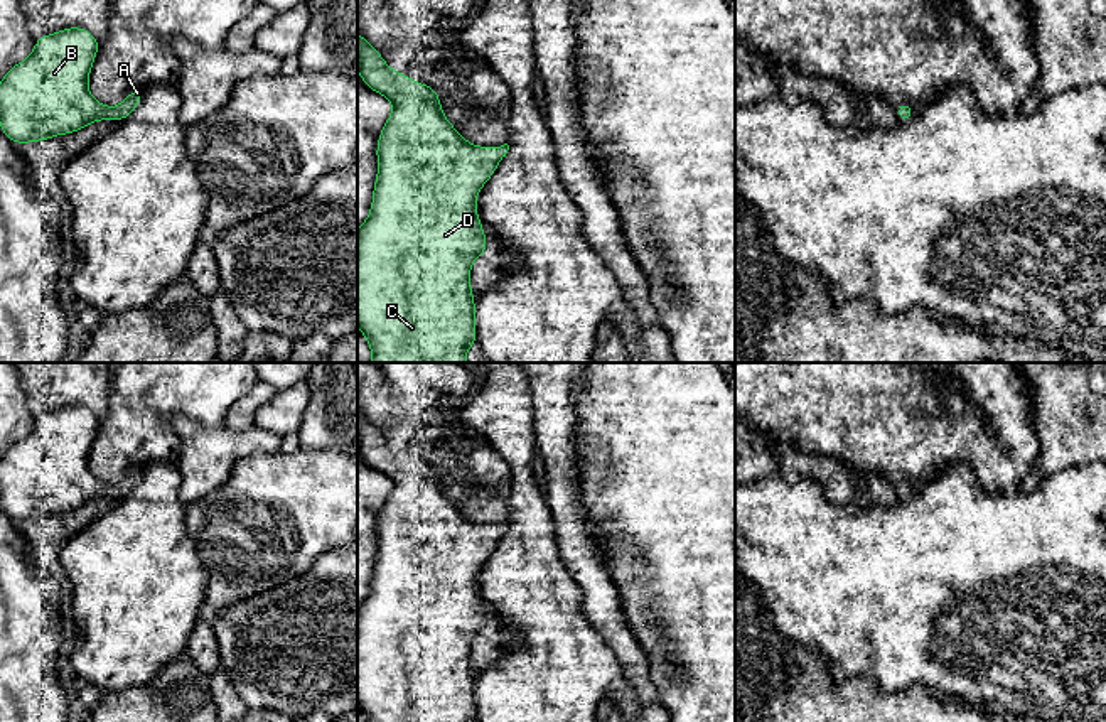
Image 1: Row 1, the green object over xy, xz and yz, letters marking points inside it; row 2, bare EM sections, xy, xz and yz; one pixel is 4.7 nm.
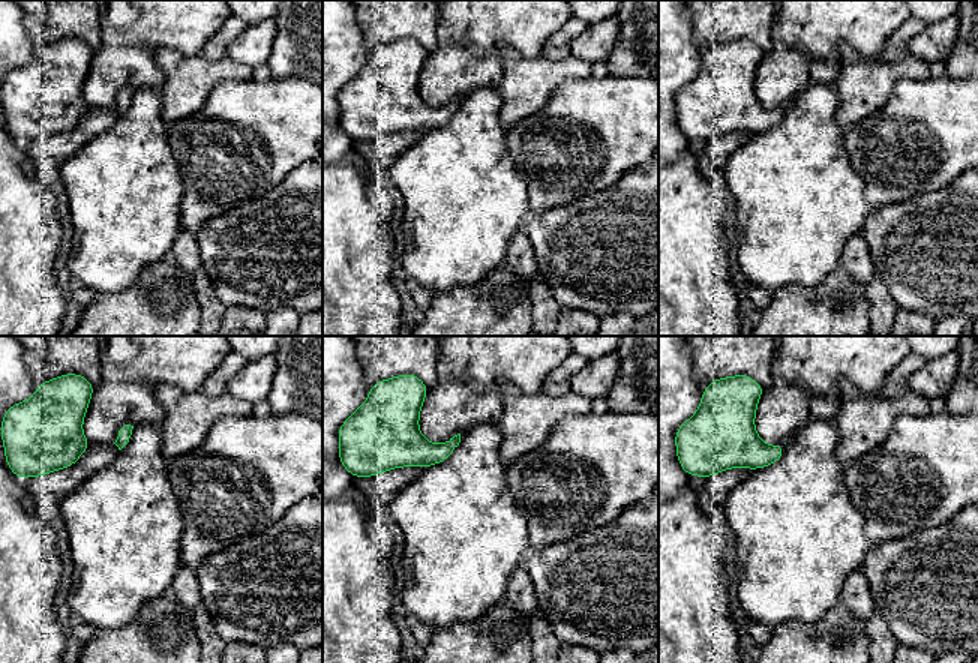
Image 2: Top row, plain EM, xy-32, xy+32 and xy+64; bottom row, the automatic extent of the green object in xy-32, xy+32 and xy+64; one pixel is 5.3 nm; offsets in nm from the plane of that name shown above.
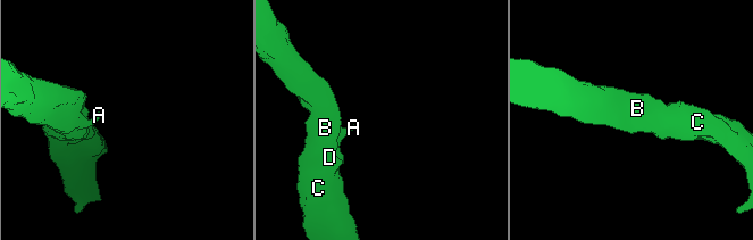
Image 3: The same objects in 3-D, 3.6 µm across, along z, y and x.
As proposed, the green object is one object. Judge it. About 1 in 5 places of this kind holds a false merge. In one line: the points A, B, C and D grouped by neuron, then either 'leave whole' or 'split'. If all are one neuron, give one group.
A B C D; leave whole

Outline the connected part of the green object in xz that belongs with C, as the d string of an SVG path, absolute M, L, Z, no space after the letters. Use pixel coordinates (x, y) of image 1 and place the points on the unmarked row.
M359 410L357 447L395 484L378 516L371 590L357 607L357 705L369 722L477 722L470 644L487 619L475 575L509 523L469 521L445 496L437 467L389 447Z

